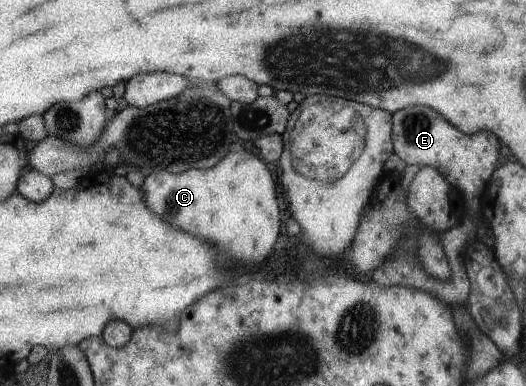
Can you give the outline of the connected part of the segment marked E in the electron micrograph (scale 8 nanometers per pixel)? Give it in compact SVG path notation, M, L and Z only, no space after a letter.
M406 106L391 114L391 142L394 144L395 154L405 164L432 166L452 187L459 191L466 203L472 203L474 197L476 197L476 201L480 201L478 195L484 193L487 183L490 181L490 175L493 174L492 167L498 161L498 138L493 133L466 135L440 115L430 119L430 107Z

